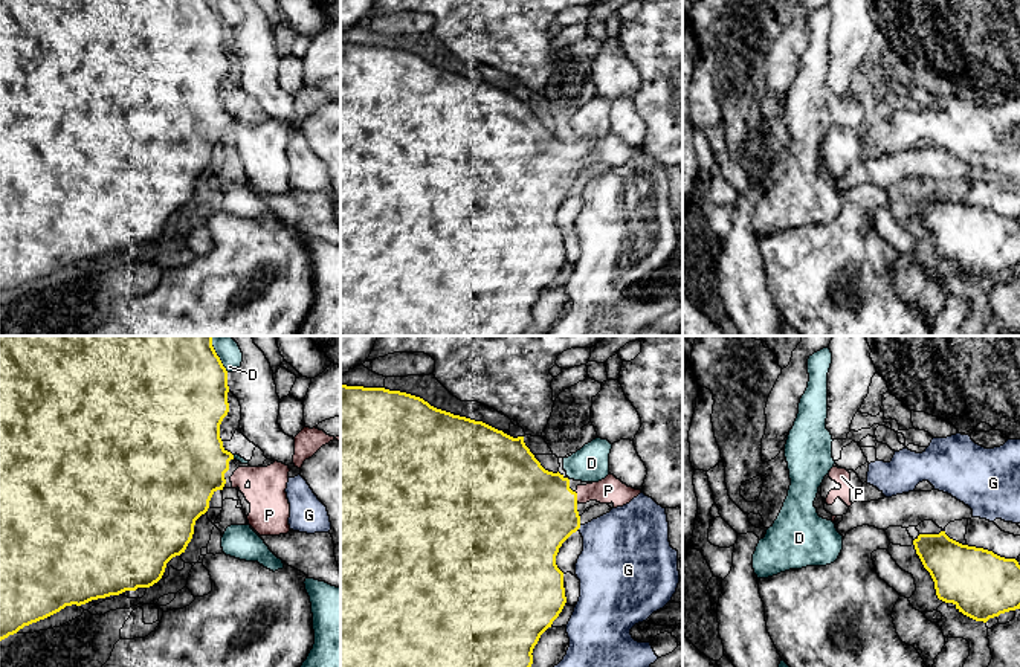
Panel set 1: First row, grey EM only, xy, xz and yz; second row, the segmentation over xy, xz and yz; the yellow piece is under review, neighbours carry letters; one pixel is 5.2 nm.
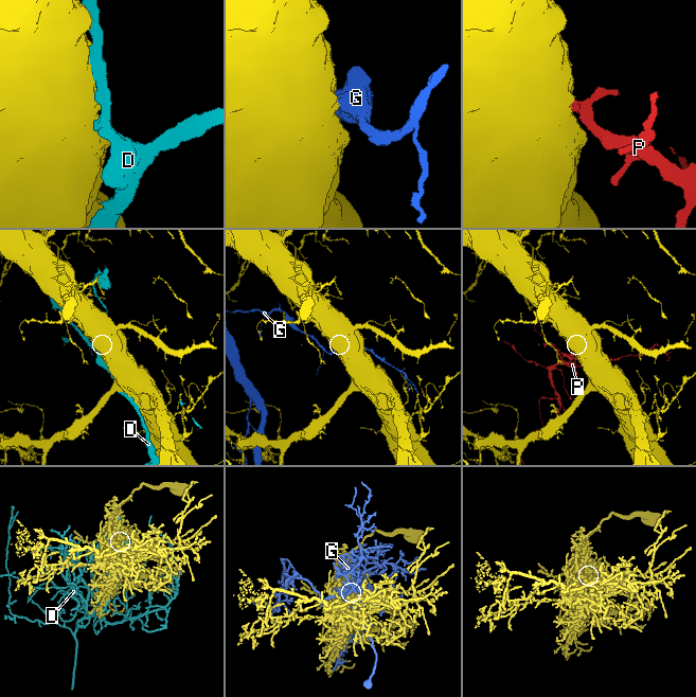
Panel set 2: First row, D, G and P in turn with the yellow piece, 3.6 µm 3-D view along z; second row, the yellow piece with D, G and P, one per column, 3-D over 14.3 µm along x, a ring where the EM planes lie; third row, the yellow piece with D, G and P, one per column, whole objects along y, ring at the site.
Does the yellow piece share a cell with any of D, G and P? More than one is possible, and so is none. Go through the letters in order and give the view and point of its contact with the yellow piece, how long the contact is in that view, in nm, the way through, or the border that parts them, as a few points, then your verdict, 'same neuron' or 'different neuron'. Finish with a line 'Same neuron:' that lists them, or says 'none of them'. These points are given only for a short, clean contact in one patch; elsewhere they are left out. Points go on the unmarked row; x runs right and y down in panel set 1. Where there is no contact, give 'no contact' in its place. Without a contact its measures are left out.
D: meets yellow in xy at (219, 16); contact 180 nm long; different neuron
G: meets yellow in xz at (579, 185); contact 30 nm long; border along xz (581, 183), (577, 186); different neuron
P: meets yellow in xz at (576, 154); contact 60 nm long; runs through xz (532, 170), (576, 154), (608, 148); same neuron
Same neuron: P

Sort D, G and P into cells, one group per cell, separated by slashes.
D / G / P

